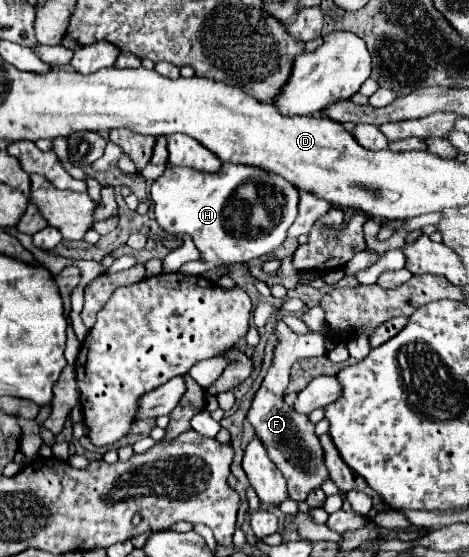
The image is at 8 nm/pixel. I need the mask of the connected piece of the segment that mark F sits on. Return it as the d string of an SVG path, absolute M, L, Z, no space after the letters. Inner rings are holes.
M272 368L268 370L260 390L256 392L252 406L246 414L246 420L252 424L254 436L262 442L270 460L278 466L278 470L288 480L288 492L294 502L306 500L312 490L320 488L330 478L324 466L324 452L314 432L314 424L308 420L306 414L294 412L294 408L284 402L282 390L280 394L272 392Z

